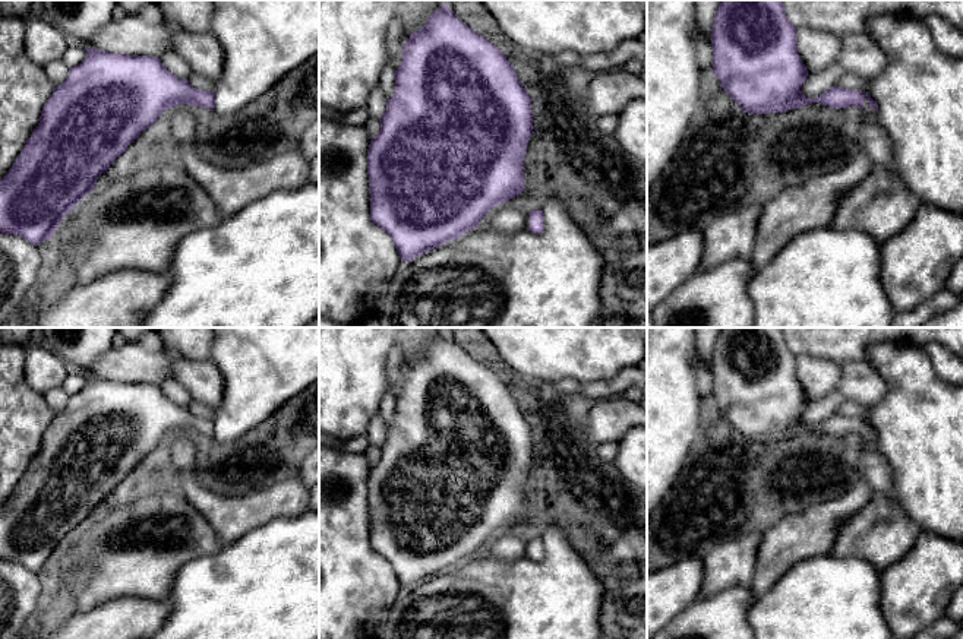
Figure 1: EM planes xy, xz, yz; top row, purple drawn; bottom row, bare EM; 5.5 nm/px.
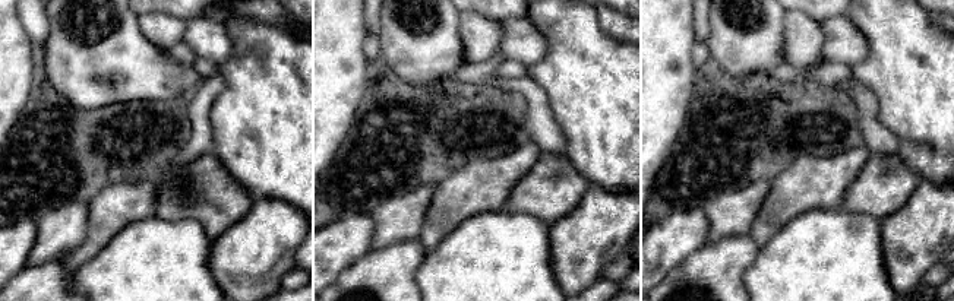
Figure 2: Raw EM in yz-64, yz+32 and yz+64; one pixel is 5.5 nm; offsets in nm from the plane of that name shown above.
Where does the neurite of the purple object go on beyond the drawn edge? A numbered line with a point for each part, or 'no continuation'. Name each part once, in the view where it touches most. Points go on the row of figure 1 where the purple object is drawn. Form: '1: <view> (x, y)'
1: yz (874, 139)

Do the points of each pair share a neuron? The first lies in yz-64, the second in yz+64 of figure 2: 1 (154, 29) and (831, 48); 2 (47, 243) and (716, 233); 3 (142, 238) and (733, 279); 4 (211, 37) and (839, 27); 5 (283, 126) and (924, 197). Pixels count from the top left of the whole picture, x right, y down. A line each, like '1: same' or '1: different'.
1: different
2: same
3: different
4: same
5: different

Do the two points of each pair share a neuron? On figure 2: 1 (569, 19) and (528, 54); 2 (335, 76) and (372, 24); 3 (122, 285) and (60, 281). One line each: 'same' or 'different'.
1: different
2: different
3: different

